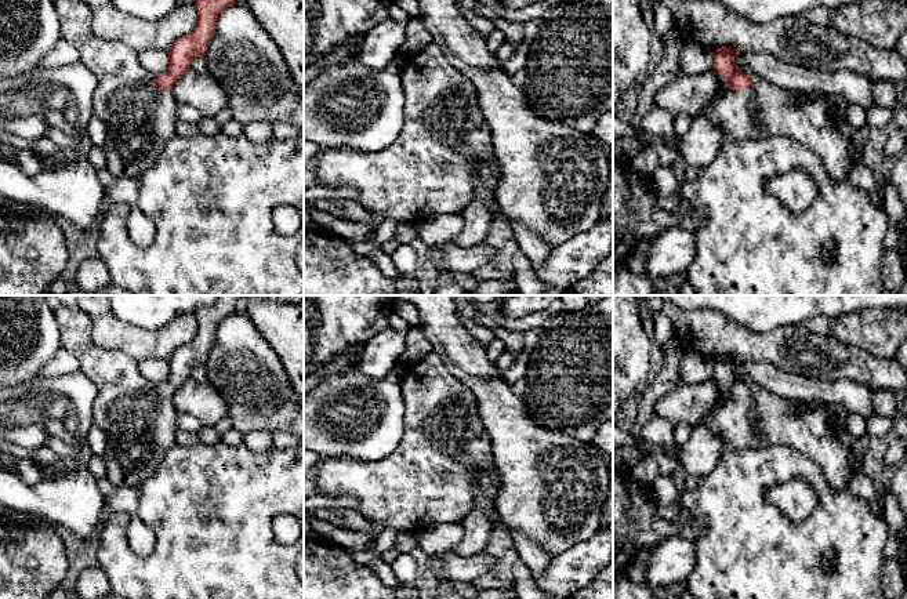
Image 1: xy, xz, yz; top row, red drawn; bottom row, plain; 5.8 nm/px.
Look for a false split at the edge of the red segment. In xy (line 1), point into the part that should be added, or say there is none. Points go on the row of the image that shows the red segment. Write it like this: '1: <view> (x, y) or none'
1: xy (140, 118)

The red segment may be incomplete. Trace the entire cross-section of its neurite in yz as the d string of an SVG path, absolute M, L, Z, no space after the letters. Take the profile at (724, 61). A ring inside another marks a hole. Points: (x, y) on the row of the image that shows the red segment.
M732 47L715 50L712 69L728 81L728 88L718 94L714 102L699 116L723 127L725 134L721 150L728 144L744 139L757 141L774 135L792 138L820 157L826 173L834 182L848 182L853 159L848 150L848 141L839 134L837 124L830 116L828 105L824 99L827 95L813 94L812 99L798 102L794 91L743 72L734 63L739 54L740 51Z

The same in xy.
M54 0L62 39L79 51L79 62L97 79L92 115L106 127L102 149L113 177L138 178L175 135L178 104L173 87L197 57L206 57L218 15L233 4L236 0L196 0L195 29L174 41L167 51L167 70L152 80L137 51L92 33L87 4Z

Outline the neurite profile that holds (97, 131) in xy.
M92 115L87 126L87 132L92 142L92 146L104 146L104 142L106 139L106 127L101 121L101 119Z

